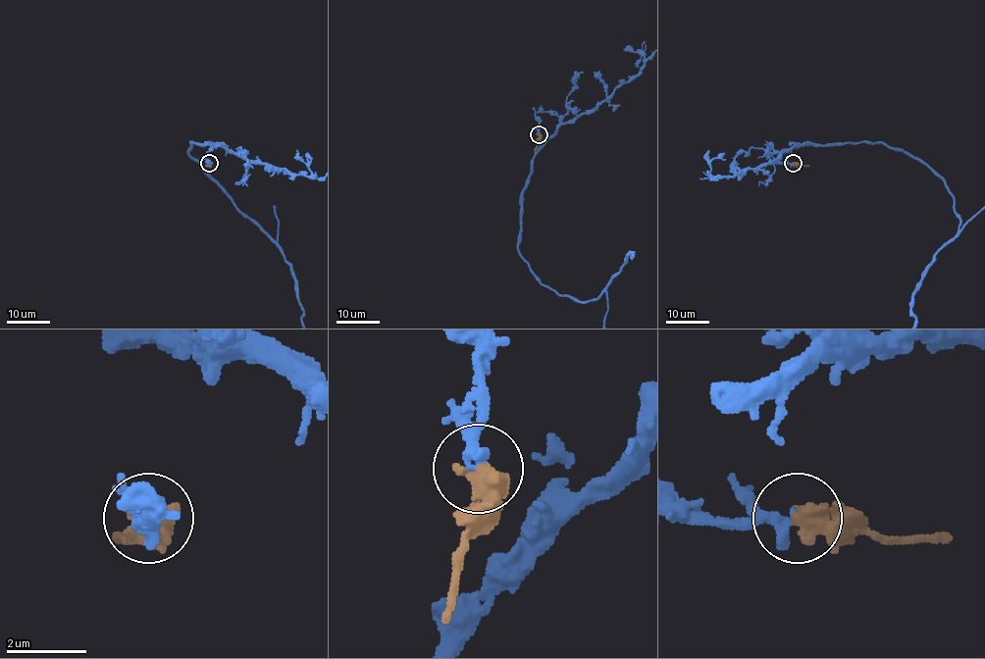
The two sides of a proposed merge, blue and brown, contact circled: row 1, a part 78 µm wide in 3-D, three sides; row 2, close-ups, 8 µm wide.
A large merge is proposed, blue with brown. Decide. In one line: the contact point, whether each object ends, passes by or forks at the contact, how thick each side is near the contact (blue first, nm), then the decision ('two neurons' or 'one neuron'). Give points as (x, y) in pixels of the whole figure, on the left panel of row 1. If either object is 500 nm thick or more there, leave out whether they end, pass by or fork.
(209, 163) | 320/600 nm | one neuron

